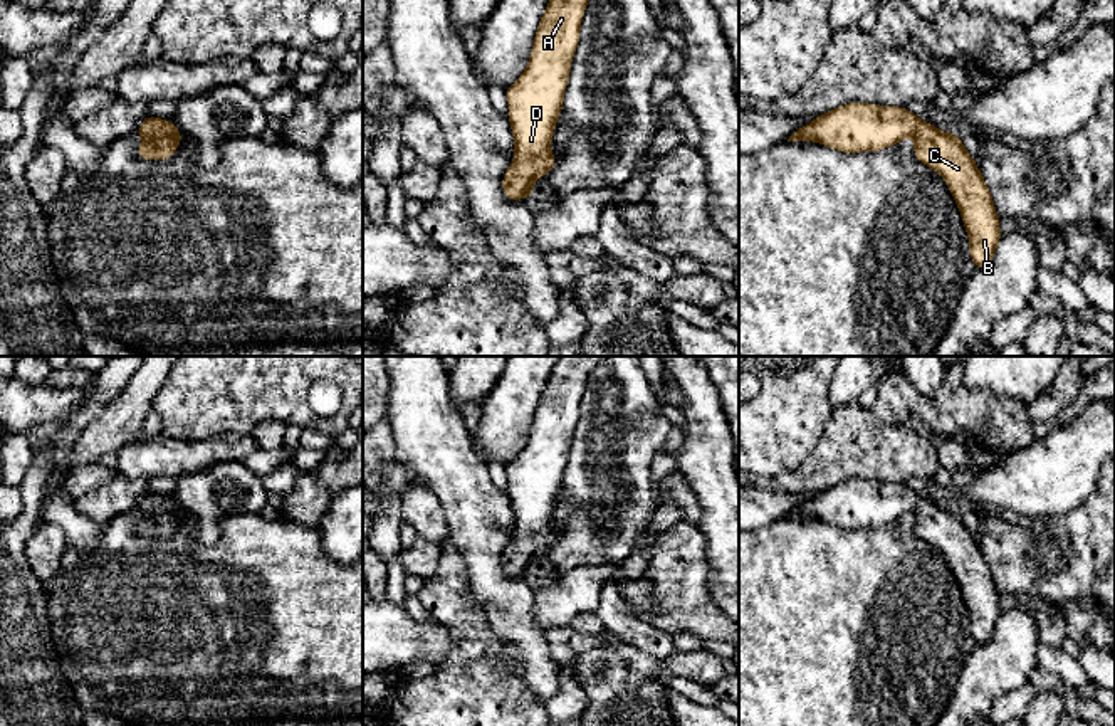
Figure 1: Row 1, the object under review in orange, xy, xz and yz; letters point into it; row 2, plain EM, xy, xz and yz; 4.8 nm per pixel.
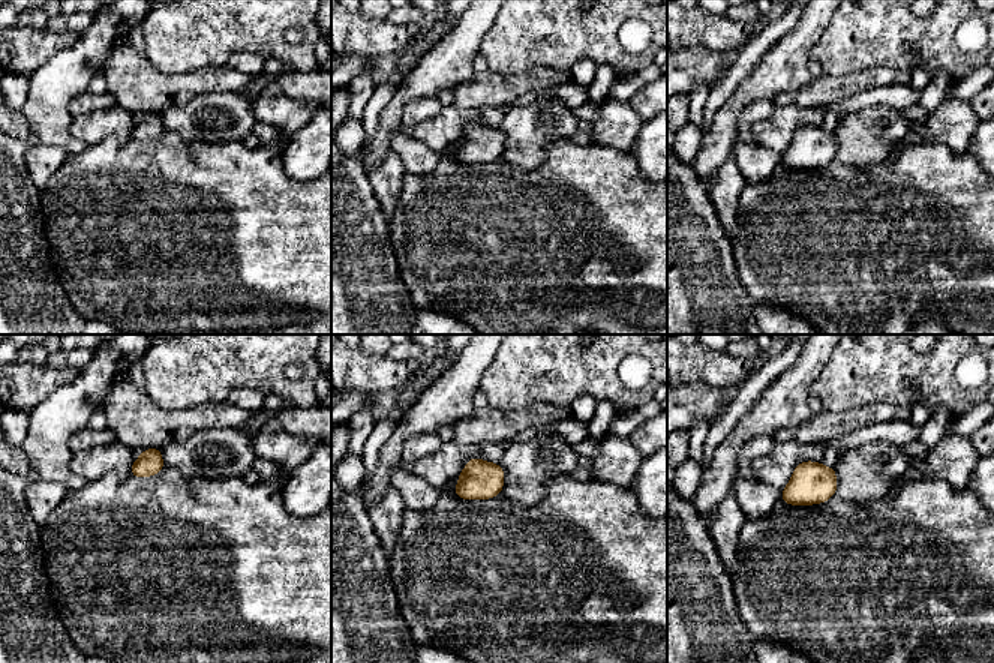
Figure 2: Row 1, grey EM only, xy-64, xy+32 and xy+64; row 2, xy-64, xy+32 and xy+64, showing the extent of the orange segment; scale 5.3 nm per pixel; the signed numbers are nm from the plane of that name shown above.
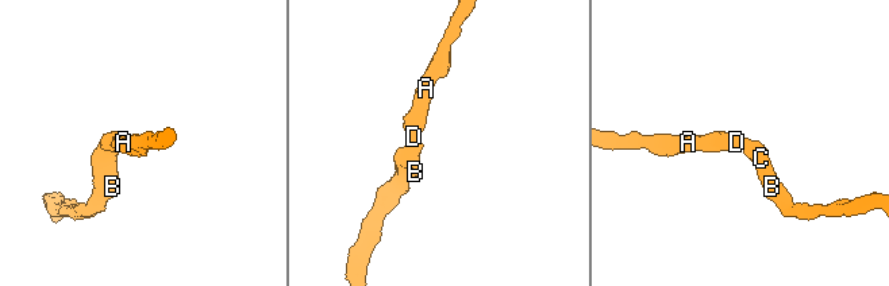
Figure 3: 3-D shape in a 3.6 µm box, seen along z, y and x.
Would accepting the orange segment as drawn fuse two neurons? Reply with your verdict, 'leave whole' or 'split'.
leave whole

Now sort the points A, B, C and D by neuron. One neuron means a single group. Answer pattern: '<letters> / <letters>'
A B C D

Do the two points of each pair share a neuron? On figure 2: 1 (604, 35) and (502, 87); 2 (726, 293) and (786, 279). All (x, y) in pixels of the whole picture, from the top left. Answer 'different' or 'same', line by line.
1: different
2: different

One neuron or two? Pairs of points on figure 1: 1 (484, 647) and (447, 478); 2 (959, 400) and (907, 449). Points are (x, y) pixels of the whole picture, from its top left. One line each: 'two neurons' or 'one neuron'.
1: two neurons
2: two neurons

